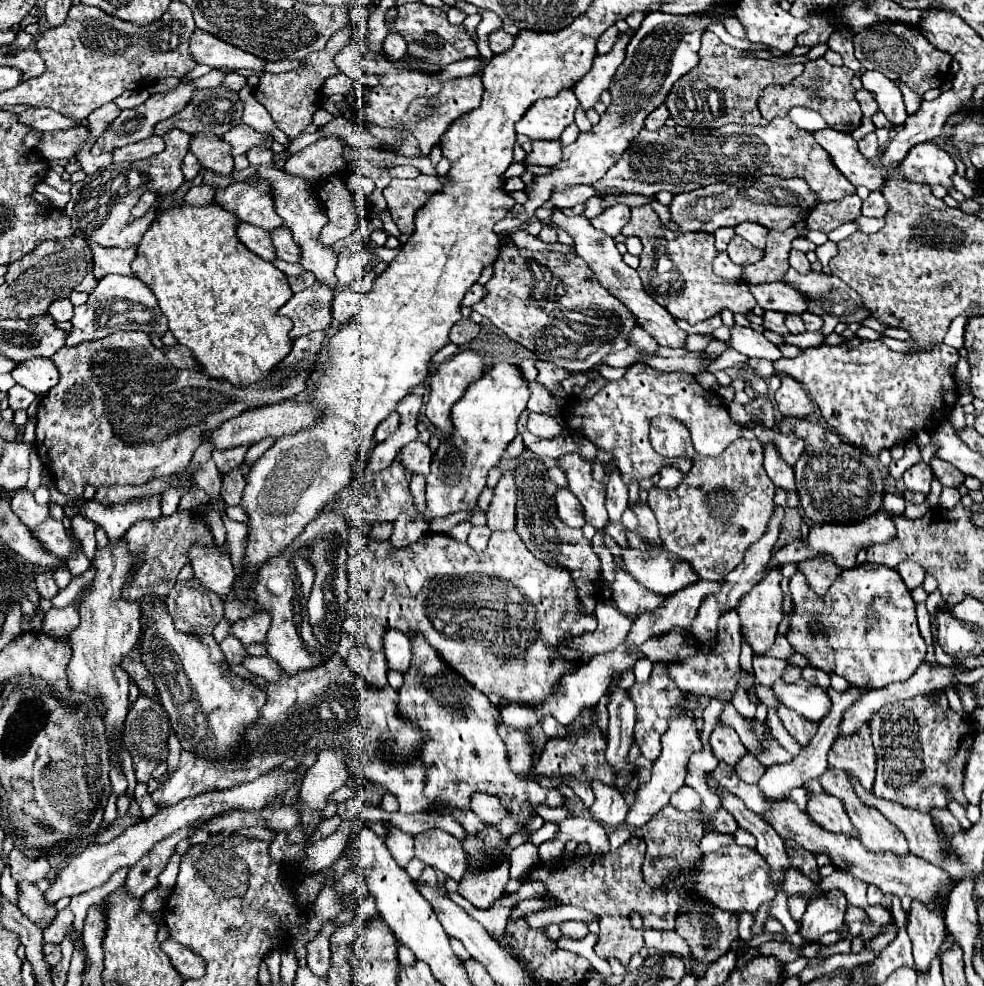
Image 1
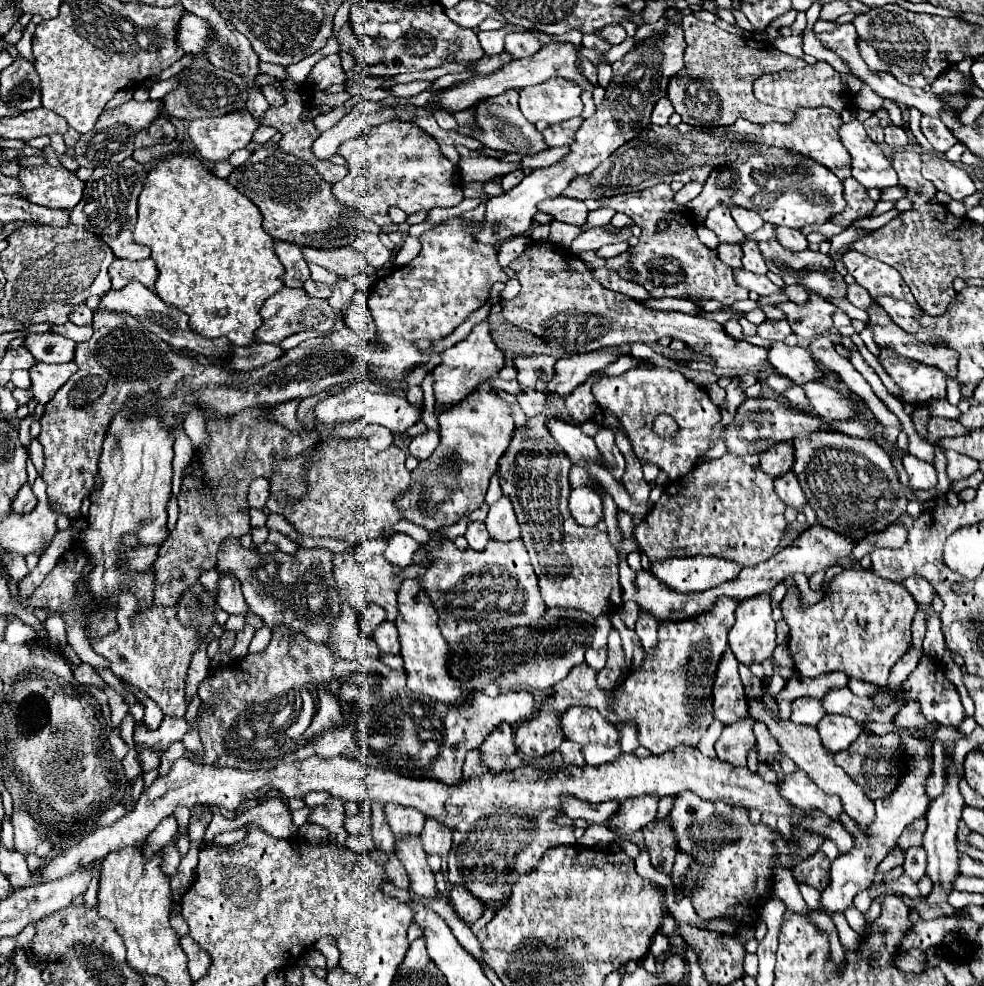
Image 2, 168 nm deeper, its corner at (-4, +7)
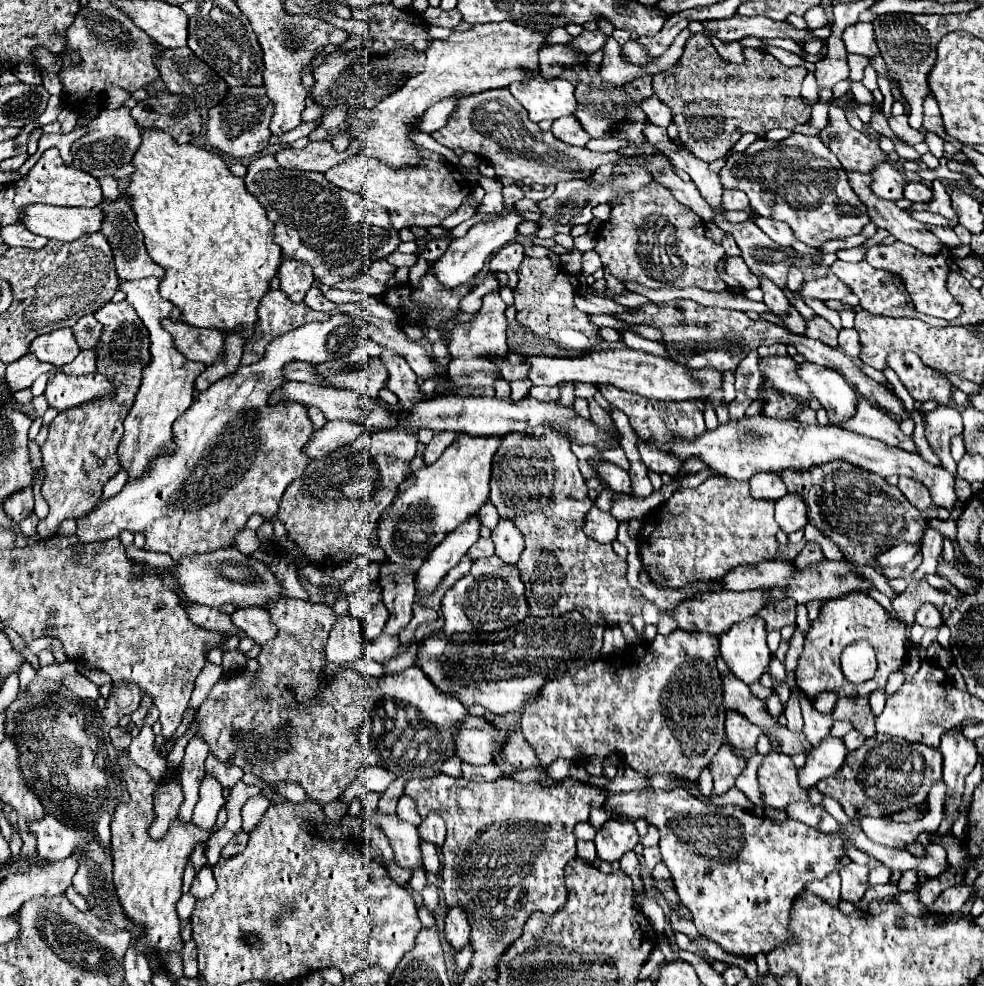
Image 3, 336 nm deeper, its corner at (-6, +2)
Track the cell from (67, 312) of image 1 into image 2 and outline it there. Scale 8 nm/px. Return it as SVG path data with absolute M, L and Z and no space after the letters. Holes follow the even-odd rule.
M79 306L75 308L75 312L69 316L69 320L77 326L89 326L93 322L93 312L87 306Z

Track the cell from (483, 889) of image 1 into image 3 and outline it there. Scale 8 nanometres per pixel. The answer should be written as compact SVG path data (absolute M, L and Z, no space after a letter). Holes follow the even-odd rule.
M459 905L451 907L449 913L447 913L447 919L445 919L445 937L453 945L455 951L461 951L469 943L471 925L467 921L465 911Z

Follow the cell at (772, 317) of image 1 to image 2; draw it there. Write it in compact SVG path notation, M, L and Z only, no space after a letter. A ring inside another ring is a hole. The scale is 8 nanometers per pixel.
M765 320L757 326L757 334L767 340L785 340L791 334L791 326L787 320Z

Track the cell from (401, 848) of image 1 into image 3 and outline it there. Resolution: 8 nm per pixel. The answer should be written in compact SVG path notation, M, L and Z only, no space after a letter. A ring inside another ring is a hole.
M401 797L397 805L397 817L403 821L409 821L413 825L421 825L421 815L415 809L415 803L409 797Z

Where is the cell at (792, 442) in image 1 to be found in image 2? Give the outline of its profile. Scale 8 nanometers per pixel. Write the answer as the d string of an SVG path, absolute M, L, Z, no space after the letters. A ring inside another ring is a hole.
M777 444L771 452L765 452L759 460L761 470L771 478L781 478L793 466L793 444Z

